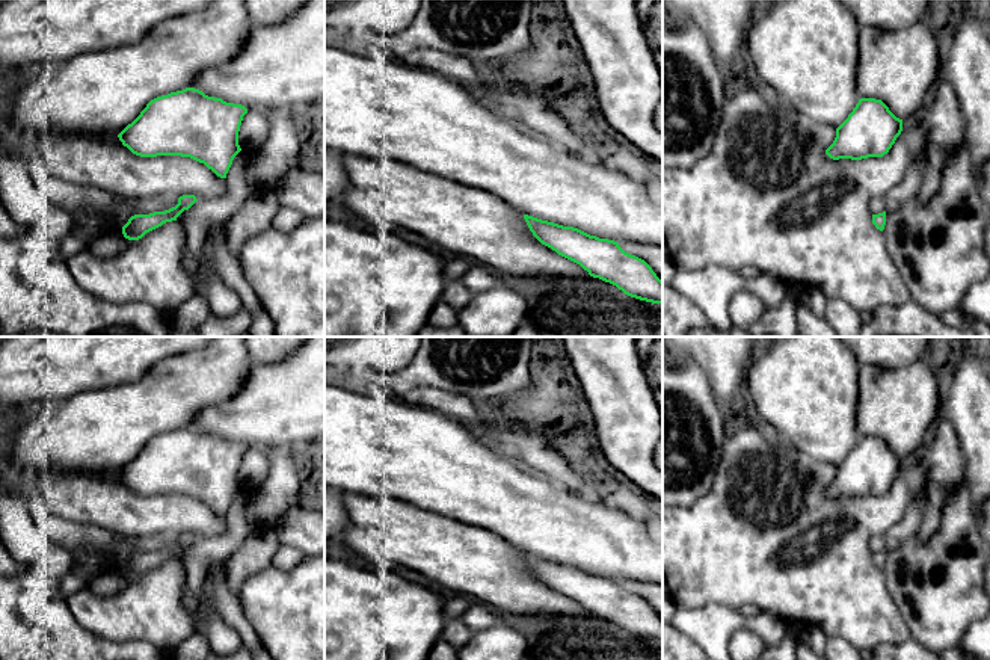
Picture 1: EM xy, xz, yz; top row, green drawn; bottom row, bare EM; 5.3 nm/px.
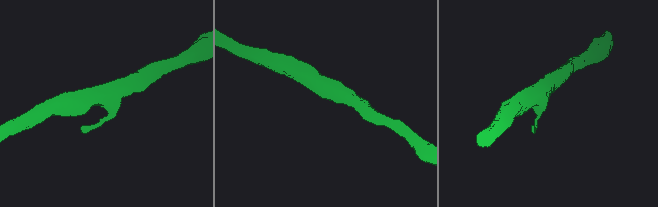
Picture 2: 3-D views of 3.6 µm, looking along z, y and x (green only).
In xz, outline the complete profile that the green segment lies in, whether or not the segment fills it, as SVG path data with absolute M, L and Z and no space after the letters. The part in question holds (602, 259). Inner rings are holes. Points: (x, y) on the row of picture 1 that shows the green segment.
M528 214L524 219L542 245L580 264L590 276L616 285L631 298L663 304L663 281L644 260L625 252L617 242Z

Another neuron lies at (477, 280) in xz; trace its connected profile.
M474 264L462 278L463 285L472 293L483 293L489 288L501 287L503 276L490 269Z

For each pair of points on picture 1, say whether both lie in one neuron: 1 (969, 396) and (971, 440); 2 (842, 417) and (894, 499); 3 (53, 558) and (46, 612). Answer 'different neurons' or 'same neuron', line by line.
1: same neuron
2: different neurons
3: same neuron

